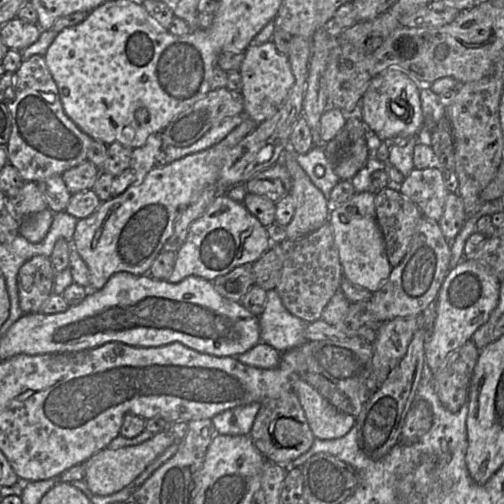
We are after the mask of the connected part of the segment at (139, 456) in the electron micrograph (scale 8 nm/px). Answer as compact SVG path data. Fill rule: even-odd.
M163 430L138 445L115 450L105 448L94 454L84 463L84 480L93 494L99 496L114 494L131 484L149 464L175 441L179 440L175 438L170 430Z

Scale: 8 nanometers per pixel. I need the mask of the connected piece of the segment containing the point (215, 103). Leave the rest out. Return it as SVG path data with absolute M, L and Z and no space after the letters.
M227 88L210 90L160 132L163 150L169 146L190 146L225 118L236 115L244 115L241 93Z

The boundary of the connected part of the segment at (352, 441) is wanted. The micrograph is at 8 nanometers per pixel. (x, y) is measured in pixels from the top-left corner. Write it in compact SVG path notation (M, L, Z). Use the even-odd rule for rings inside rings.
M355 425L340 438L323 440L315 437L311 448L295 459L291 466L302 466L310 457L320 452L331 454L355 469L356 467L362 469L366 464L373 464L373 461L376 461L365 455L359 448Z

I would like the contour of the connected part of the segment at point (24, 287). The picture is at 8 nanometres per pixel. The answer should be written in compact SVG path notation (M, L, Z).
M37 255L26 261L17 274L19 306L23 314L38 313L53 293L55 271L50 257Z

